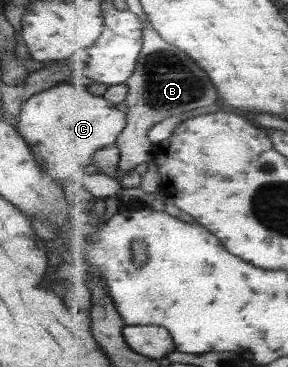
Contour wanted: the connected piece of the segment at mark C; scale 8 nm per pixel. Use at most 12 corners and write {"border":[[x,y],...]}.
{"border":[[71,80],[28,97],[18,135],[63,187],[128,123]]}

